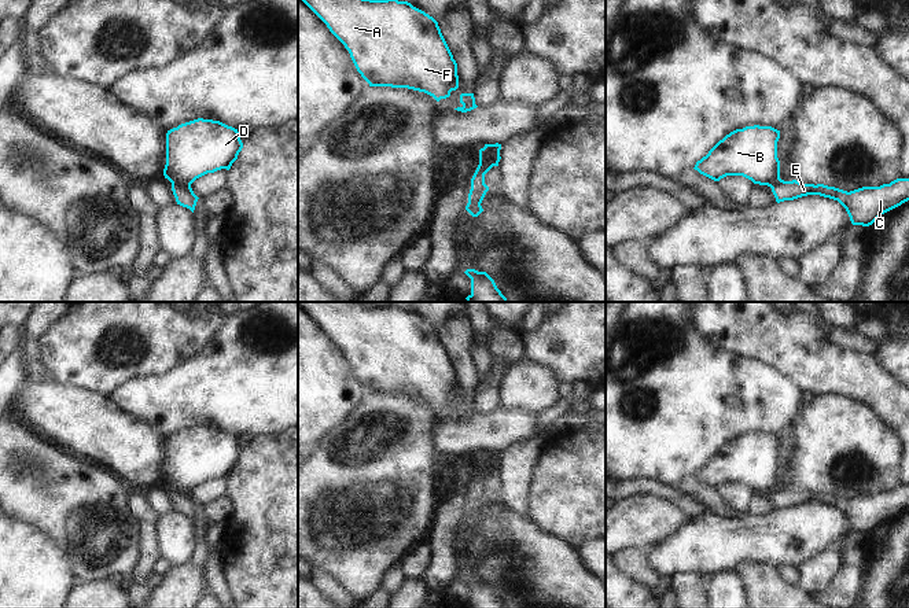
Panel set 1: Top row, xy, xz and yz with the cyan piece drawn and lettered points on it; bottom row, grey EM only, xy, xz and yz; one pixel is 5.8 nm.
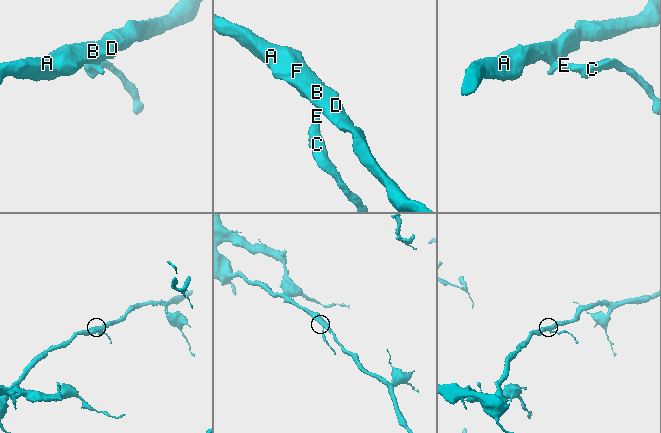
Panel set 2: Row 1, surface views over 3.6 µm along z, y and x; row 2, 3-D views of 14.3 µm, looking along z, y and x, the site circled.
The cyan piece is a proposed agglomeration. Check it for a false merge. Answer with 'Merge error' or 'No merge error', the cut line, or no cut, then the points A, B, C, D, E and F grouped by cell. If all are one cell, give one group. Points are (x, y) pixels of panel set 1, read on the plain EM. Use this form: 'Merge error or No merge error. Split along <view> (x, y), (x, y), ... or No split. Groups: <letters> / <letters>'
Merge error. Split along xy (172, 490), (190, 494). Groups: A B D F / C E.

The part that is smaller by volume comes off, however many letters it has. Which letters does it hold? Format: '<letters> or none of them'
C, E

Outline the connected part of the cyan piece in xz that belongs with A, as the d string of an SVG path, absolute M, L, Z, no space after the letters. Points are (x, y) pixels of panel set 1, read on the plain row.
M298 302L345 353L369 394L408 395L437 409L459 395L457 371L438 329L408 309L371 307L357 302Z

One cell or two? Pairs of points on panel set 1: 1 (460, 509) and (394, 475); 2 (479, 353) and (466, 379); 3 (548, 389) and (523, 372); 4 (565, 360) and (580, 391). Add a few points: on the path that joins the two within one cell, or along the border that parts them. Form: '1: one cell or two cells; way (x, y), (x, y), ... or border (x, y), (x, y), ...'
1: two cells; border (438, 508), (427, 538)
2: two cells; border (473, 331), (471, 358), (481, 378)
3: one cell; way (543, 389), (529, 378)
4: two cells; border (571, 384), (584, 380), (591, 387)

